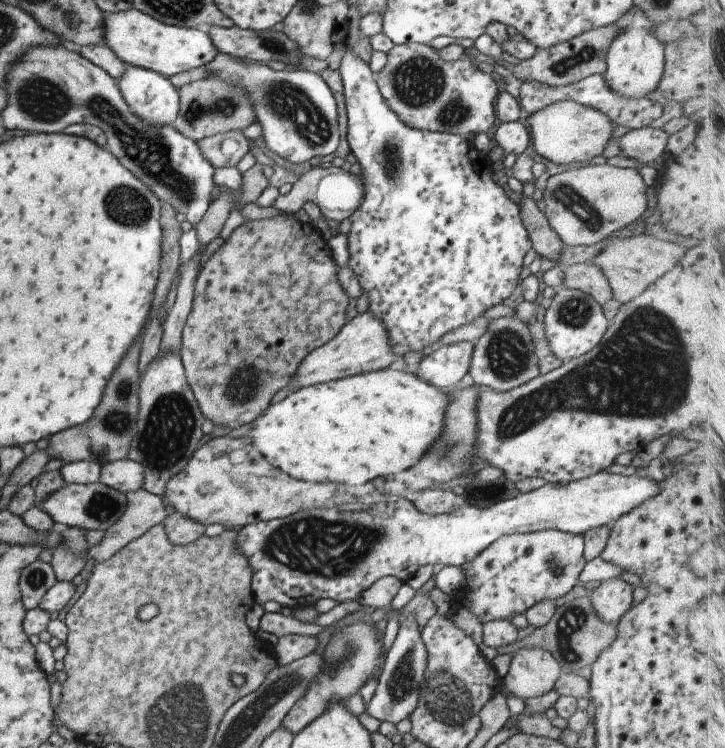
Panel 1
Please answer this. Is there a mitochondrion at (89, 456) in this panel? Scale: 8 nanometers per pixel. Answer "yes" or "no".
no

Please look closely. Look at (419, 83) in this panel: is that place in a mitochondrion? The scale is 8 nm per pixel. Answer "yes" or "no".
yes

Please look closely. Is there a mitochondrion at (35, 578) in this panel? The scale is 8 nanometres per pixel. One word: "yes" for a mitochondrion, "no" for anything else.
yes

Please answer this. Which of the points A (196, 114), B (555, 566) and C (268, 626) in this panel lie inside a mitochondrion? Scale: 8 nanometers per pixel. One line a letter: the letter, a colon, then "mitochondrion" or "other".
A: mitochondrion
B: mitochondrion
C: other

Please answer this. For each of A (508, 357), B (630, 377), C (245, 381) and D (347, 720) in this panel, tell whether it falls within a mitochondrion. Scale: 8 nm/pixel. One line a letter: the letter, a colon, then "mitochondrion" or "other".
A: mitochondrion
B: mitochondrion
C: mitochondrion
D: other

